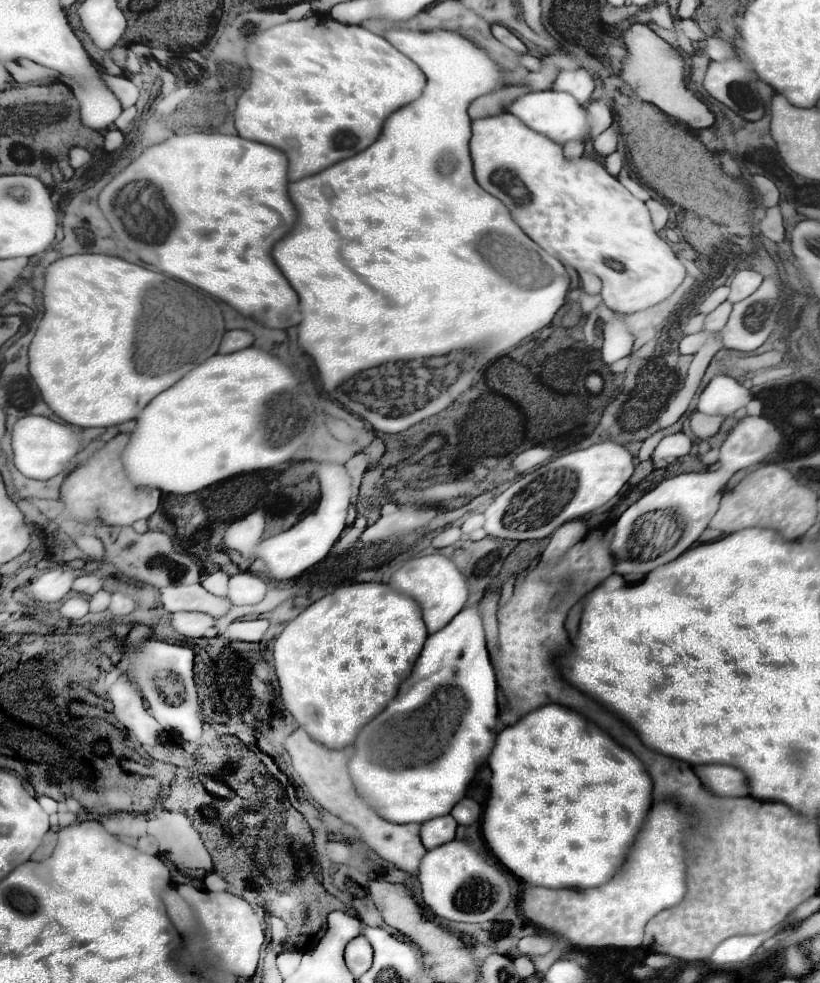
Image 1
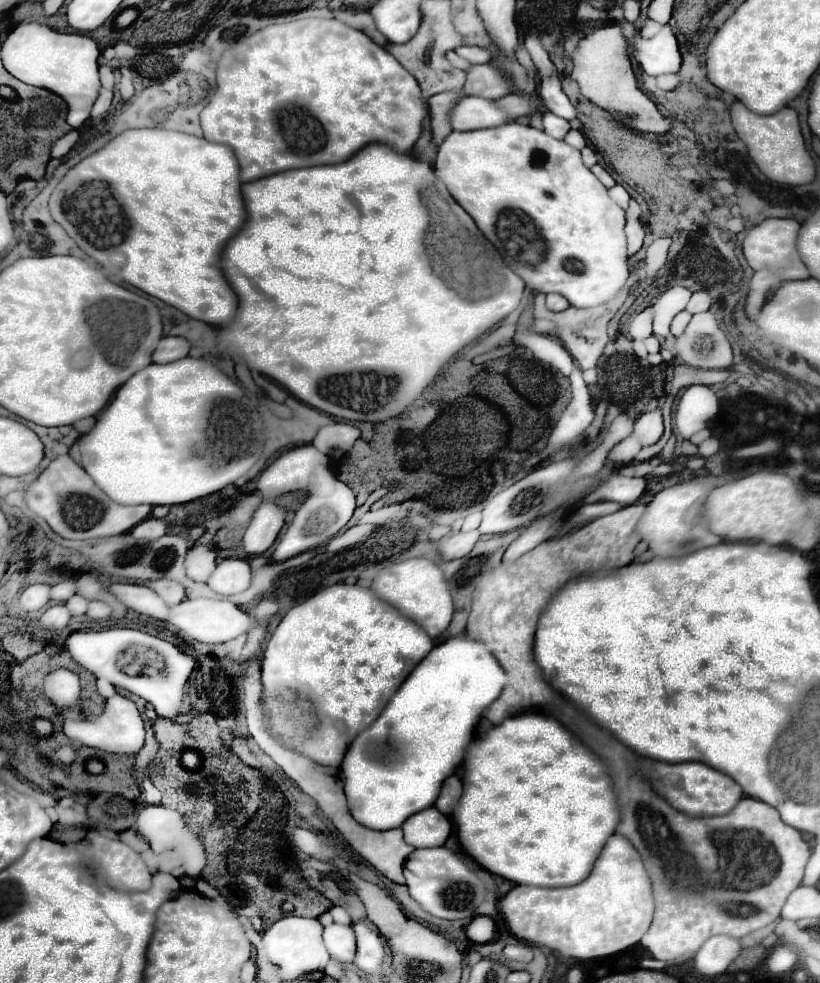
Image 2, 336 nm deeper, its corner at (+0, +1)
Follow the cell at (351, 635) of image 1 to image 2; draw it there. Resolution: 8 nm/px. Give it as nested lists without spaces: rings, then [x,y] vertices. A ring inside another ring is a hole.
[[[333,584],[293,606],[275,628],[263,654],[263,690],[267,690],[267,694],[303,694],[303,698],[315,706],[319,726],[315,726],[315,734],[311,734],[311,760],[319,758],[323,766],[331,766],[331,756],[335,756],[337,766],[345,756],[347,742],[351,742],[381,714],[407,674],[429,654],[431,648],[431,636],[417,622],[377,598],[371,588]]]

